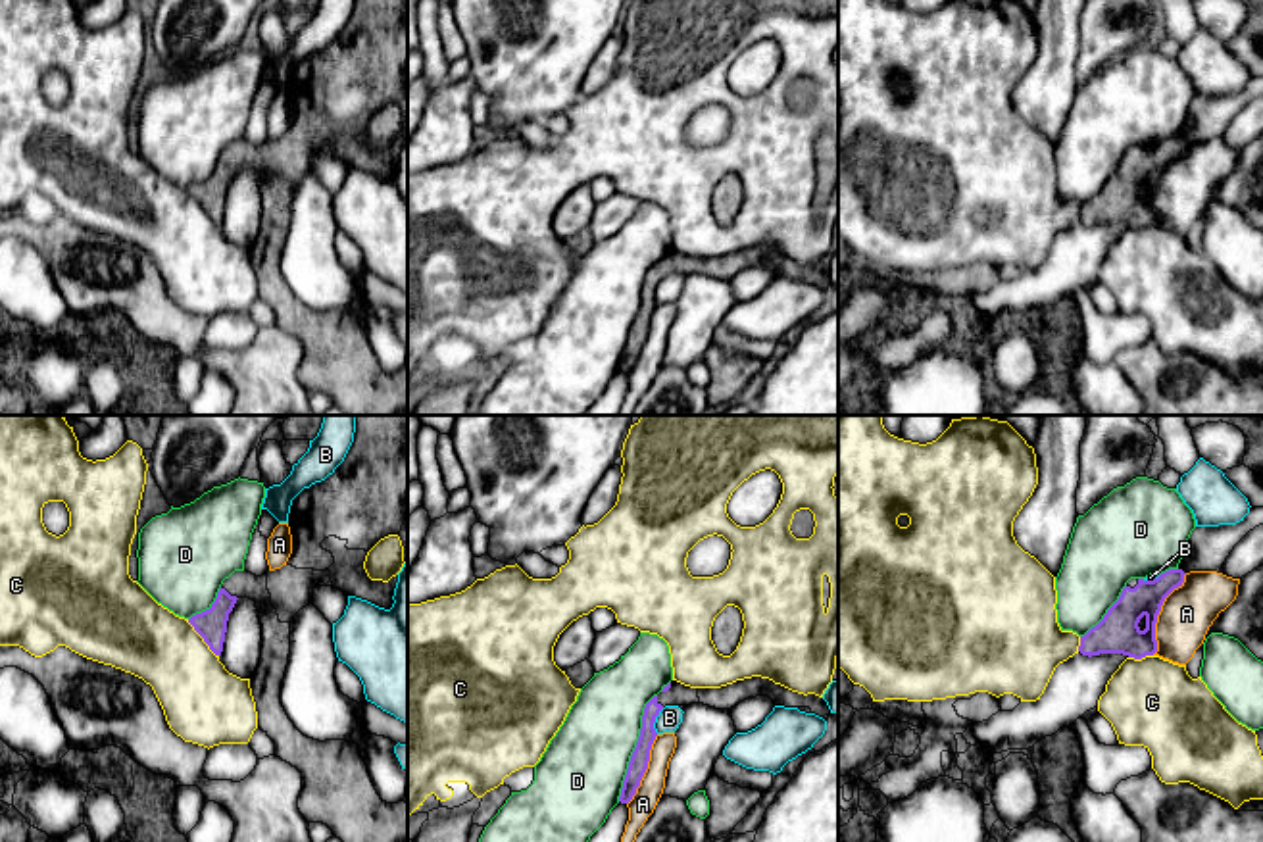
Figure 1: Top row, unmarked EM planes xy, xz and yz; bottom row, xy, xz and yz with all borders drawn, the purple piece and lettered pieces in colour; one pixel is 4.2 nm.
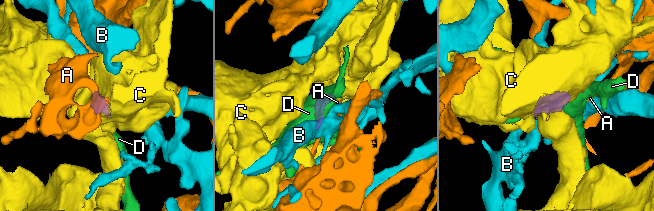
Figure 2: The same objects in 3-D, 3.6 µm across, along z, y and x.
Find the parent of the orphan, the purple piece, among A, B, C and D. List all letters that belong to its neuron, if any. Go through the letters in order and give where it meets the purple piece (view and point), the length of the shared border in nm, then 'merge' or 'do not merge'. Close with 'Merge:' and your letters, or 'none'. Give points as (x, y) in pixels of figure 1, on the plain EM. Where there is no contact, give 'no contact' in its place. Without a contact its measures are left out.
A: meets purple in yz at (1158, 183); contact 380 nm long; do not merge
B: meets purple in xz at (654, 291); contact 120 nm long; do not merge
C: meets purple in xy at (202, 206); contact 200 nm long; do not merge
D: meets purple in xz at (635, 318); contact 480 nm long; do not merge
Merge: none

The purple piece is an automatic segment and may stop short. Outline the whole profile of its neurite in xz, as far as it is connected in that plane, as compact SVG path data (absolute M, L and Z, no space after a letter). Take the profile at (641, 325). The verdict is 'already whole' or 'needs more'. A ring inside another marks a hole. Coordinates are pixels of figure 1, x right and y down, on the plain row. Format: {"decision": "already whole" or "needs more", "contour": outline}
{"decision": "needs more", "contour": "M761 246L736 250L721 258L690 258L677 250L671 250L644 277L640 306L629 331L619 371L629 373L636 363L636 358L640 356L640 350L648 338L652 313L657 306L654 292L665 275L704 273L715 279L731 279L740 271L755 265L769 265L775 275L798 277L800 281L815 283L825 290L830 285L830 279L823 267L815 263L804 265L792 261Z"}

